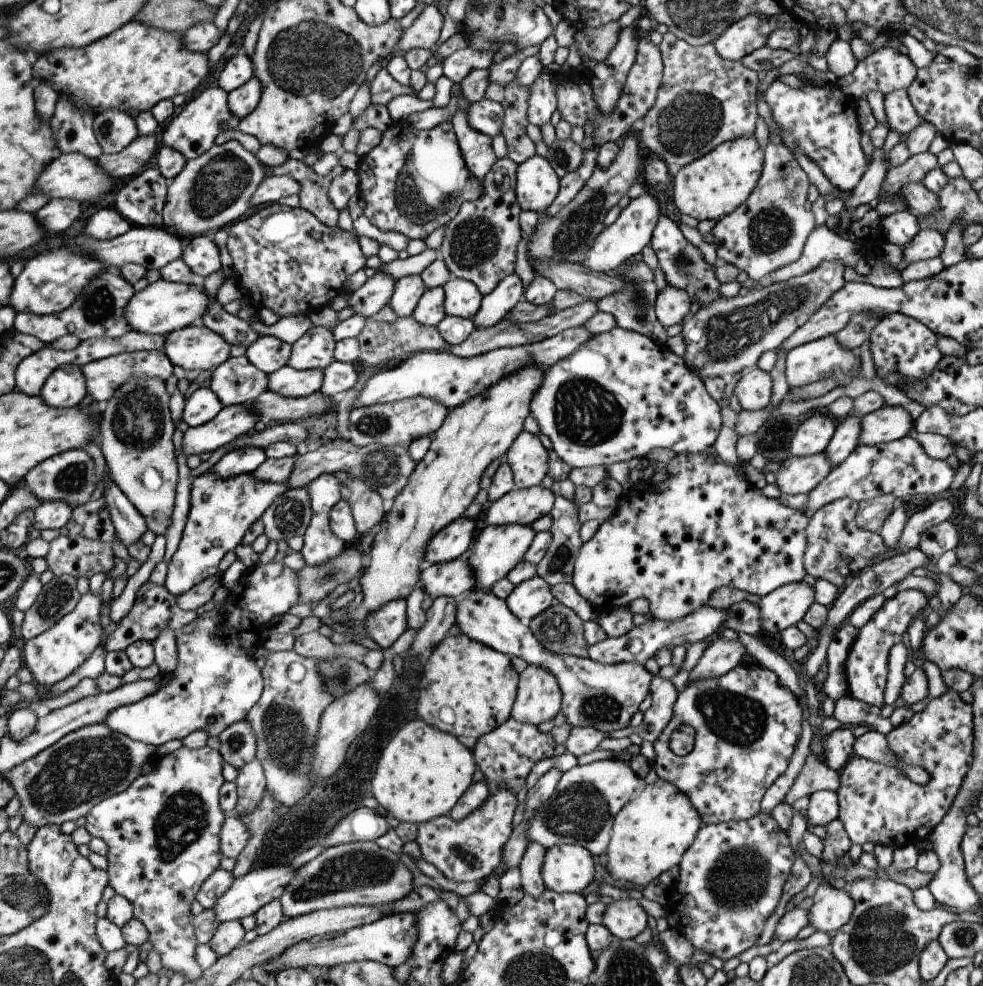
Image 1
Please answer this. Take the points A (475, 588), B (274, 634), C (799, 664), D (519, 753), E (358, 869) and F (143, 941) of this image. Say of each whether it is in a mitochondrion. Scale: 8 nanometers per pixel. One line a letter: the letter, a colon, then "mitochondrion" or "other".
A: other
B: other
C: other
D: other
E: mitochondrion
F: other

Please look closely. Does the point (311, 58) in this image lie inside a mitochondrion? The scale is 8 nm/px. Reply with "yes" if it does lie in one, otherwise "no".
yes

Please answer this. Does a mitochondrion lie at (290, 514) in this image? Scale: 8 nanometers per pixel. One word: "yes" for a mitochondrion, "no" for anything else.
yes

